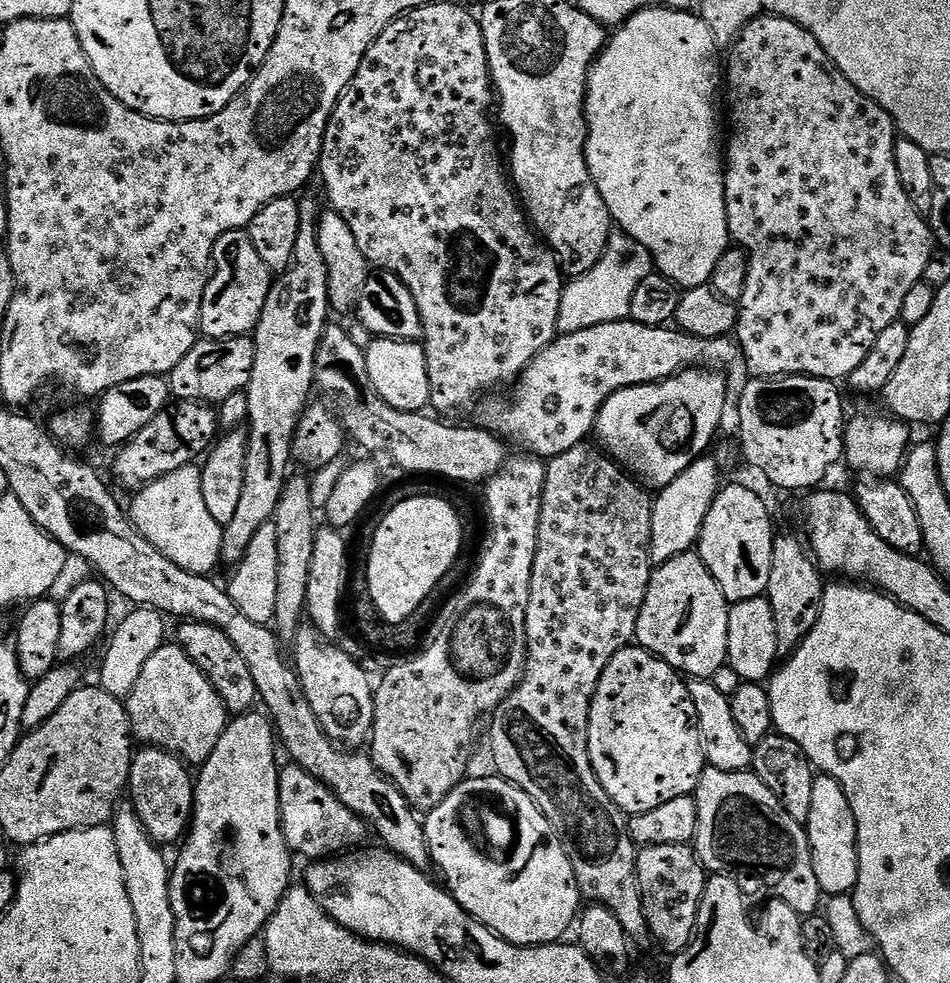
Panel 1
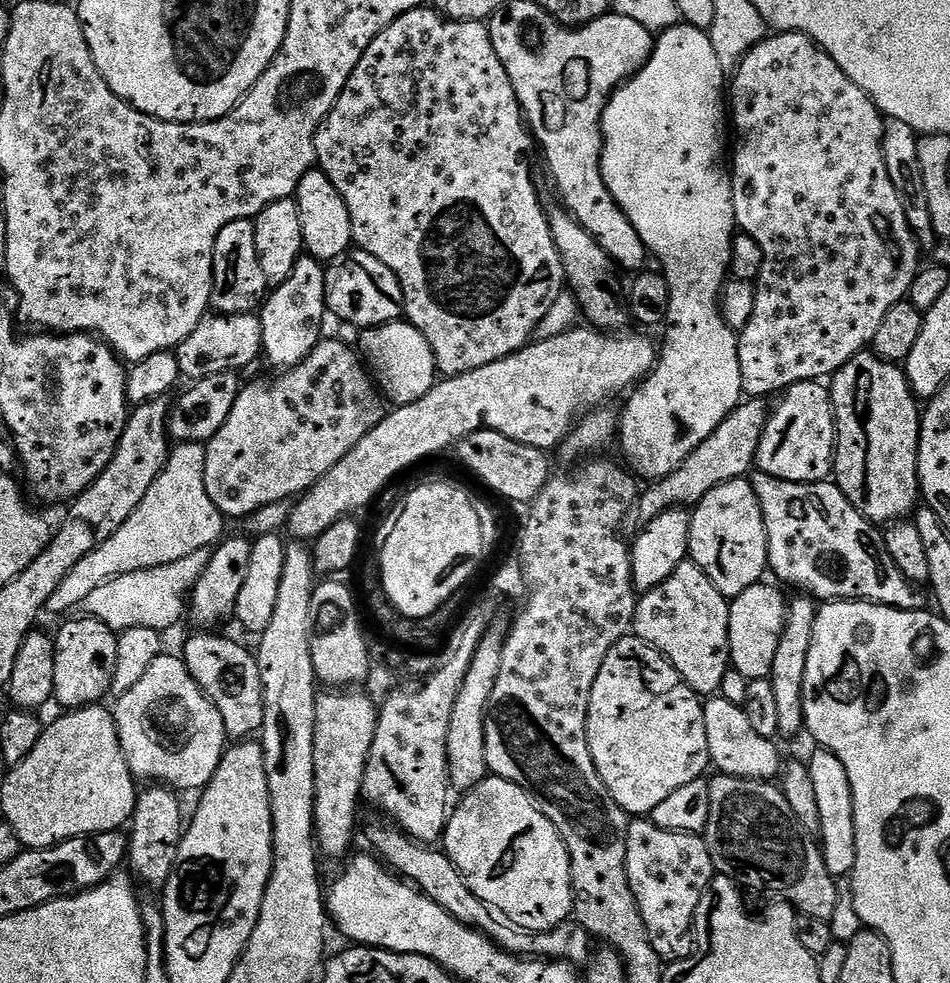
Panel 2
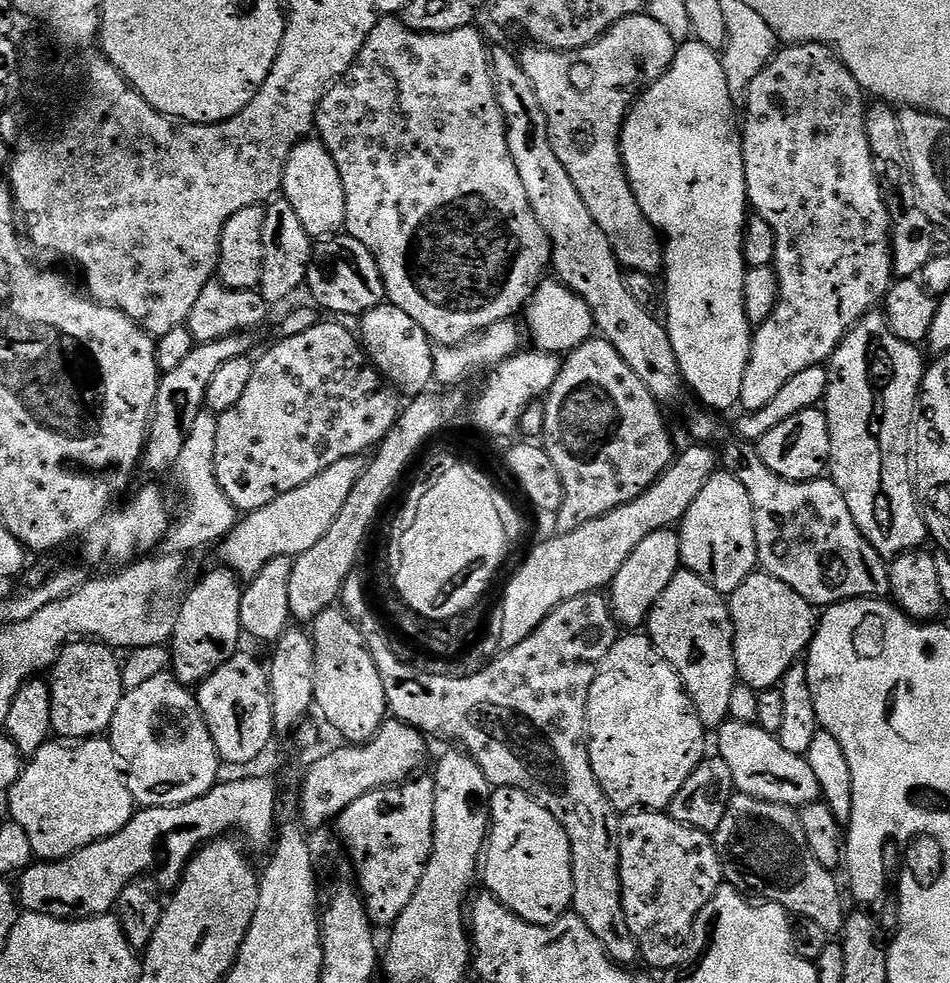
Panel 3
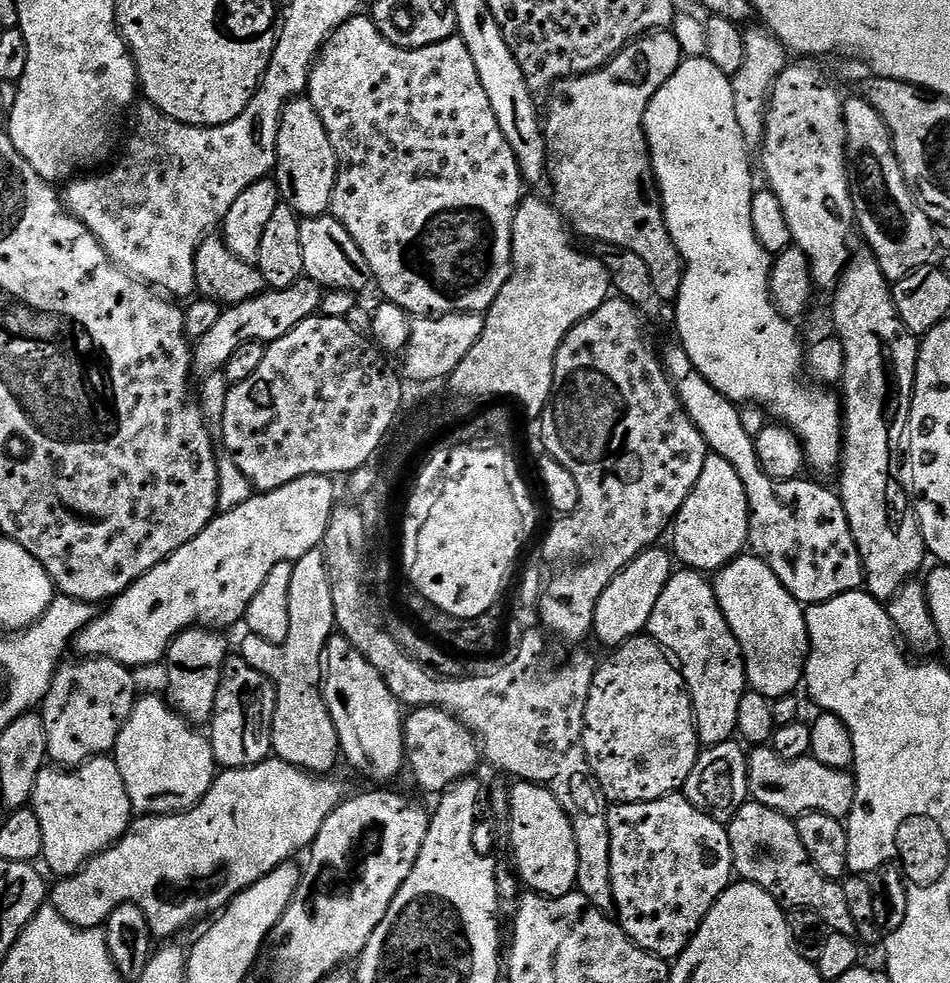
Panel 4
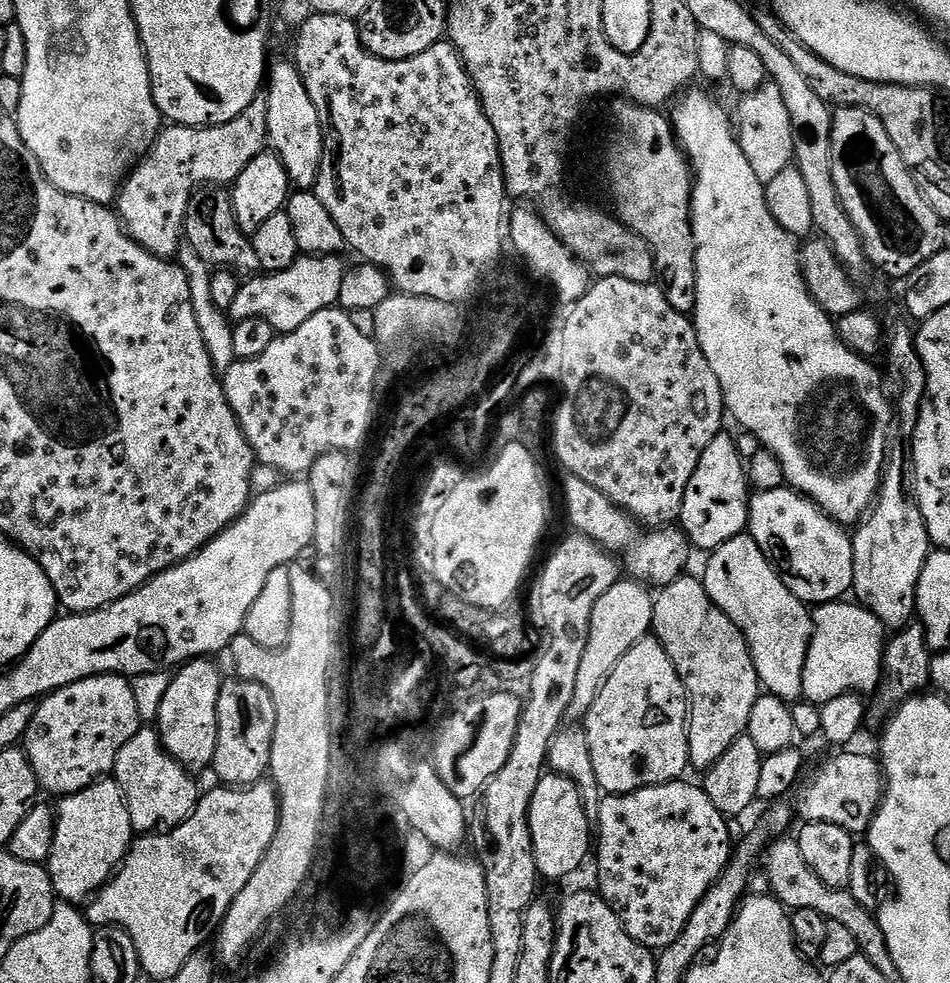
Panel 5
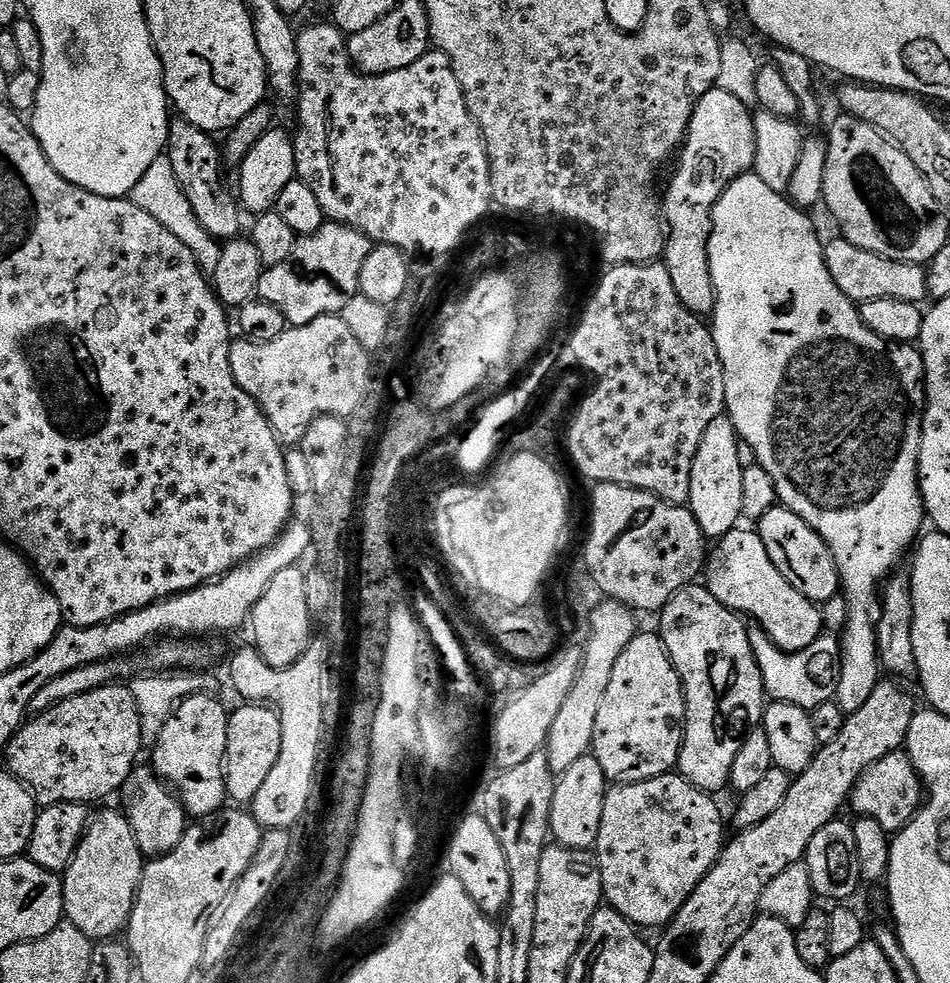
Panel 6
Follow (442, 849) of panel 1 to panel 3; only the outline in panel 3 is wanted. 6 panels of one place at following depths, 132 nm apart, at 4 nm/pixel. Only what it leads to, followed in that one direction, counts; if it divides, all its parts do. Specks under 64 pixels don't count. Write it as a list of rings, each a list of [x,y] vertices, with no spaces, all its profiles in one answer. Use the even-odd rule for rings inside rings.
[[[496,788],[490,797],[490,827],[488,830],[488,843],[486,845],[486,855],[482,860],[482,884],[487,891],[491,892],[500,903],[511,909],[512,912],[521,916],[522,919],[531,924],[549,924],[558,917],[565,915],[572,908],[572,851],[568,836],[564,832],[564,827],[556,821],[554,814],[544,804],[539,804],[536,799],[521,788]]]

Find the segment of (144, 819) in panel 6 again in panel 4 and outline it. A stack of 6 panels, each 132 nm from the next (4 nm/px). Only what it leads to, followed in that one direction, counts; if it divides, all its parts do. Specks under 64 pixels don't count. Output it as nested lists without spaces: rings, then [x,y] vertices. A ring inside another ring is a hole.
[[[141,695],[128,721],[116,739],[114,759],[122,782],[126,782],[126,794],[130,794],[133,813],[140,816],[172,816],[175,812],[187,812],[208,793],[216,781],[218,765],[216,755],[212,753],[209,737],[203,731],[189,724],[167,699],[159,696]]]

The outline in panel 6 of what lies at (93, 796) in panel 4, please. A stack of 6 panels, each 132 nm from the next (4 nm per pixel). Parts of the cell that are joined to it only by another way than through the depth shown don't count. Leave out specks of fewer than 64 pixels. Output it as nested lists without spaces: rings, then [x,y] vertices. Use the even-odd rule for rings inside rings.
[[[123,811],[100,812],[97,816],[95,813],[84,831],[76,853],[72,855],[68,869],[62,874],[67,923],[78,926],[78,930],[82,930],[82,934],[86,934],[86,938],[93,942],[119,937],[128,927],[145,863],[146,858],[138,850],[138,842],[134,842],[134,830],[130,830],[130,822],[124,817]]]

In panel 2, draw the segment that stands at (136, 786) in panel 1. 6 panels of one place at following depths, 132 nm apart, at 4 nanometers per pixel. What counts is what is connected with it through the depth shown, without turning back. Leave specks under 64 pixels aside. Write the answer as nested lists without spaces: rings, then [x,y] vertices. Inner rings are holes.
[[[148,786],[136,798],[136,809],[130,821],[128,837],[127,867],[132,867],[131,875],[141,880],[148,888],[163,890],[178,858],[178,846],[184,837],[186,812],[180,809],[180,800],[175,791],[167,786]]]

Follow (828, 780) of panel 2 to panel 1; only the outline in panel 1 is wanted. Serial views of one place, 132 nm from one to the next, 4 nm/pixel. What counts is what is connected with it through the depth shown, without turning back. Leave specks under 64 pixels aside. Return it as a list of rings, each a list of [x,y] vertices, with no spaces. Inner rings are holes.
[[[817,775],[814,790],[810,794],[810,818],[806,827],[814,875],[818,877],[821,893],[831,898],[855,892],[858,882],[858,830],[852,803],[834,777]]]

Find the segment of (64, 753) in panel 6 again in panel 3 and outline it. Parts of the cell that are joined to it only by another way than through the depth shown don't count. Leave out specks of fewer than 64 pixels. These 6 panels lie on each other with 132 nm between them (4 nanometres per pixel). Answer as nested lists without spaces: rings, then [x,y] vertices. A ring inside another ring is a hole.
[[[91,638],[73,639],[60,649],[50,669],[50,722],[57,737],[79,742],[103,737],[111,729],[114,710],[126,691],[122,660],[116,656],[108,645]]]

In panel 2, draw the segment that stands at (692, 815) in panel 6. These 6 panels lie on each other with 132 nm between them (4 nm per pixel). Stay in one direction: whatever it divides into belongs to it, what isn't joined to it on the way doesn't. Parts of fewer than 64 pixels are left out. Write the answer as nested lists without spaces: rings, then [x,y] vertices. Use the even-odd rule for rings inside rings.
[[[648,818],[633,819],[626,834],[626,874],[650,934],[650,946],[658,950],[661,960],[685,960],[692,955],[696,911],[714,879],[710,850],[703,835],[662,830]]]

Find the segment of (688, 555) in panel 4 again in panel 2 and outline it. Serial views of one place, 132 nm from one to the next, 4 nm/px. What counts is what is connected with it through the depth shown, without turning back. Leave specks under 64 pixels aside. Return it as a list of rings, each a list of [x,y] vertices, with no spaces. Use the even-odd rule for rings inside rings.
[[[741,478],[714,486],[714,490],[691,509],[690,515],[688,555],[691,563],[708,575],[724,597],[742,594],[742,590],[750,590],[750,586],[765,579],[769,571],[768,535],[751,479]]]

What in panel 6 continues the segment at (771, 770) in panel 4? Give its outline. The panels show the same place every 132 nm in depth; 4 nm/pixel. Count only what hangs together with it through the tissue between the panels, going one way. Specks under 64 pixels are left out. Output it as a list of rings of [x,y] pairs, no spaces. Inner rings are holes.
[[[901,750],[886,754],[886,758],[878,758],[874,766],[860,775],[852,791],[850,808],[856,811],[857,817],[868,816],[878,822],[882,830],[895,834],[911,822],[925,799],[924,782],[914,770],[914,762],[910,762],[907,751]]]

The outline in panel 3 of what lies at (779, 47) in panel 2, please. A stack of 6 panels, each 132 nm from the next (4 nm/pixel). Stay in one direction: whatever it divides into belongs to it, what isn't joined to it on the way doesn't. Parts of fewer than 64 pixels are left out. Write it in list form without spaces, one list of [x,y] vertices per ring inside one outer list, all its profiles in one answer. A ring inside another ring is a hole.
[[[794,44],[784,46],[760,74],[748,86],[746,99],[743,101],[748,113],[742,120],[742,139],[744,142],[744,173],[746,174],[746,190],[751,211],[757,216],[766,218],[766,222],[776,235],[776,258],[774,267],[780,283],[780,297],[776,299],[774,310],[766,322],[759,325],[752,334],[752,349],[746,362],[746,374],[742,374],[742,390],[739,407],[744,412],[761,412],[773,398],[794,378],[794,374],[802,374],[815,364],[823,365],[831,361],[836,348],[846,338],[848,331],[868,312],[873,311],[883,301],[884,295],[894,283],[894,267],[892,265],[892,234],[890,231],[890,211],[884,205],[884,196],[880,193],[881,181],[876,171],[876,161],[872,159],[868,131],[864,121],[866,96],[859,82],[850,74],[846,65],[837,58],[826,44]]]

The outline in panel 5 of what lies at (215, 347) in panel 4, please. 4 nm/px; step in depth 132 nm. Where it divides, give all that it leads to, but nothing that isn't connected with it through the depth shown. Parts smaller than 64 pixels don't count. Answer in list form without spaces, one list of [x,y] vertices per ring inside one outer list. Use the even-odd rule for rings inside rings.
[[[301,255],[286,270],[256,274],[245,279],[238,290],[238,298],[234,298],[234,306],[230,310],[231,319],[239,322],[246,318],[266,318],[266,322],[274,326],[277,334],[298,330],[298,326],[302,326],[306,318],[314,318],[318,310],[339,305],[346,271],[346,264],[340,259],[339,255]]]

